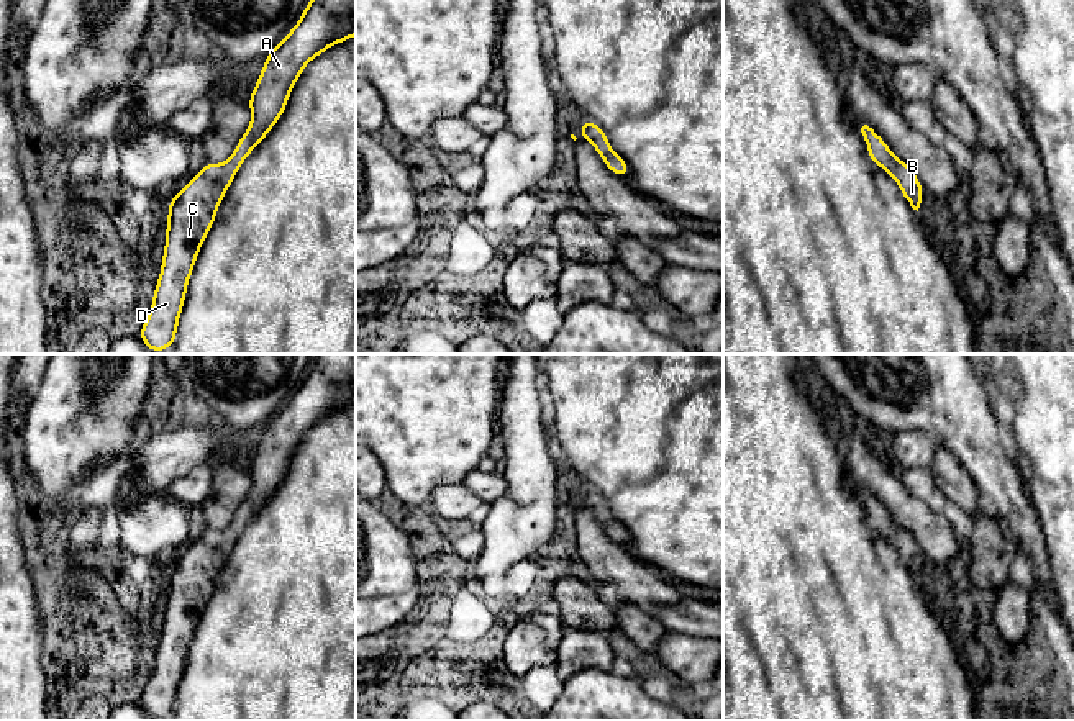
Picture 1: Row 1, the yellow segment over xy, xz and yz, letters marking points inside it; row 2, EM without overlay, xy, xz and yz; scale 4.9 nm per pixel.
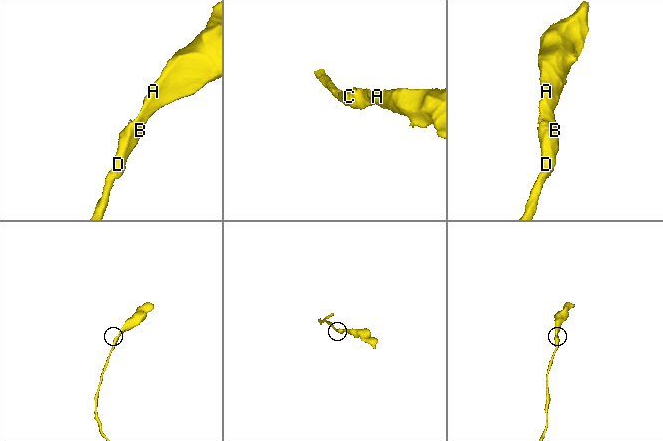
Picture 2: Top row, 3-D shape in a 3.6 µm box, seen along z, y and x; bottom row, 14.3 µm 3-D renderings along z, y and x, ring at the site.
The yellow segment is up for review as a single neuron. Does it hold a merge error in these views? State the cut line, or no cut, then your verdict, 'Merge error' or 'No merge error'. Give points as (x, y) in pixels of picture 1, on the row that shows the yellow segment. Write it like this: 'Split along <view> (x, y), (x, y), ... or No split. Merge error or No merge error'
No split. No merge error

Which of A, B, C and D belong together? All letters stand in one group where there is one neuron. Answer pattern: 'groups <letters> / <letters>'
groups A B C D

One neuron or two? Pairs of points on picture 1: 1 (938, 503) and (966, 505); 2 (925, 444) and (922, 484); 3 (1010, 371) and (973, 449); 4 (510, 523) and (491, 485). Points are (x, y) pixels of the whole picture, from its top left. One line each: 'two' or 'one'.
1: two
2: one
3: two
4: two

